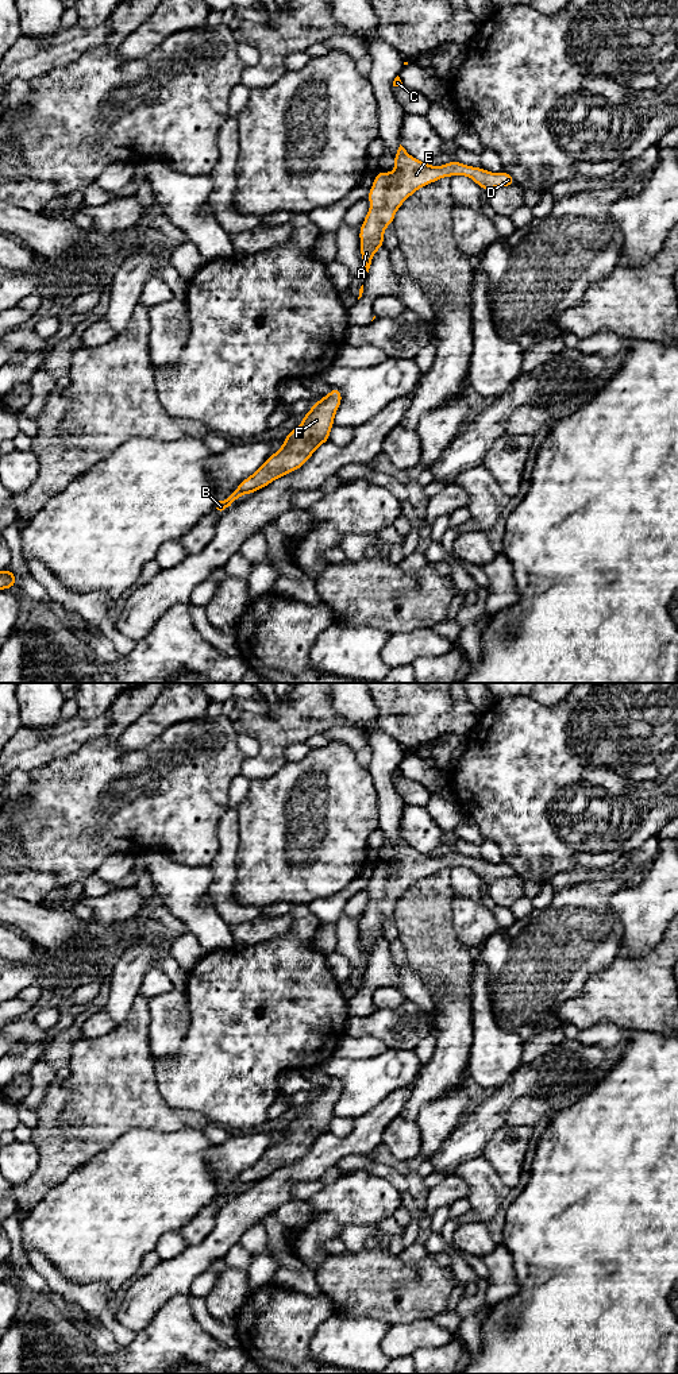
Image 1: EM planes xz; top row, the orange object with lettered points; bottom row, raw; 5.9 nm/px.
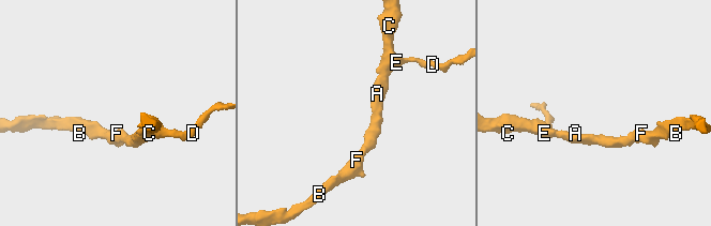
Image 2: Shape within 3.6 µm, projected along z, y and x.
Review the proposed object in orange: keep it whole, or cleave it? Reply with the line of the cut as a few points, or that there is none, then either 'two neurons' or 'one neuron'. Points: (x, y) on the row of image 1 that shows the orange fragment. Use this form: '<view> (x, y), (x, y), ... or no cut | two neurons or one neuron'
no cut | one neuron

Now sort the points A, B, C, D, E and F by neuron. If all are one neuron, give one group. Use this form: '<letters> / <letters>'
A B C D E F

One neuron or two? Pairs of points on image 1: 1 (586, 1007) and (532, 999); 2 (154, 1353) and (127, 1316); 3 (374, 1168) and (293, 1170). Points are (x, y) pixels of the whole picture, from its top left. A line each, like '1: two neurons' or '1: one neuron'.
1: two neurons
2: two neurons
3: two neurons

